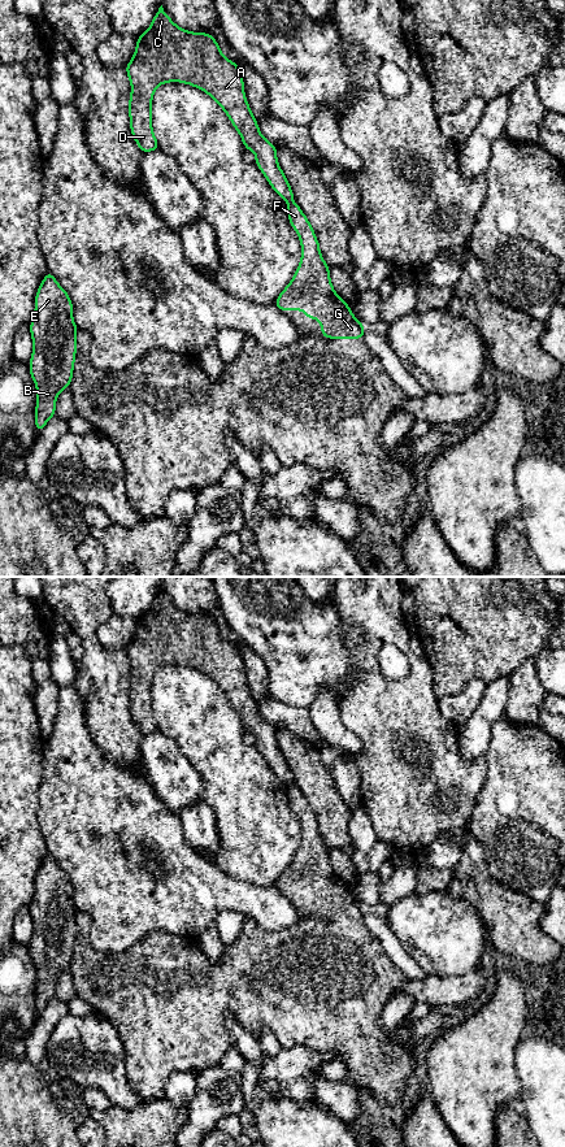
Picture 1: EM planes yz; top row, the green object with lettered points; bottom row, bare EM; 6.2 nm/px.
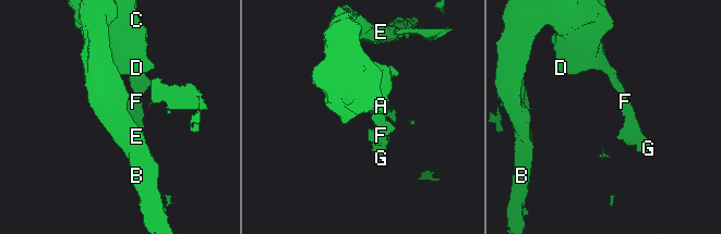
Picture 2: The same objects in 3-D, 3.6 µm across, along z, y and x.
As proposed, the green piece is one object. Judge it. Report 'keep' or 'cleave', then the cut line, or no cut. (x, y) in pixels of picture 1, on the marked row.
cleave; cut yz (292, 201), (288, 204)

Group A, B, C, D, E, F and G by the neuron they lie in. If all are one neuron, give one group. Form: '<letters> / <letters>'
A B C D E / F G

